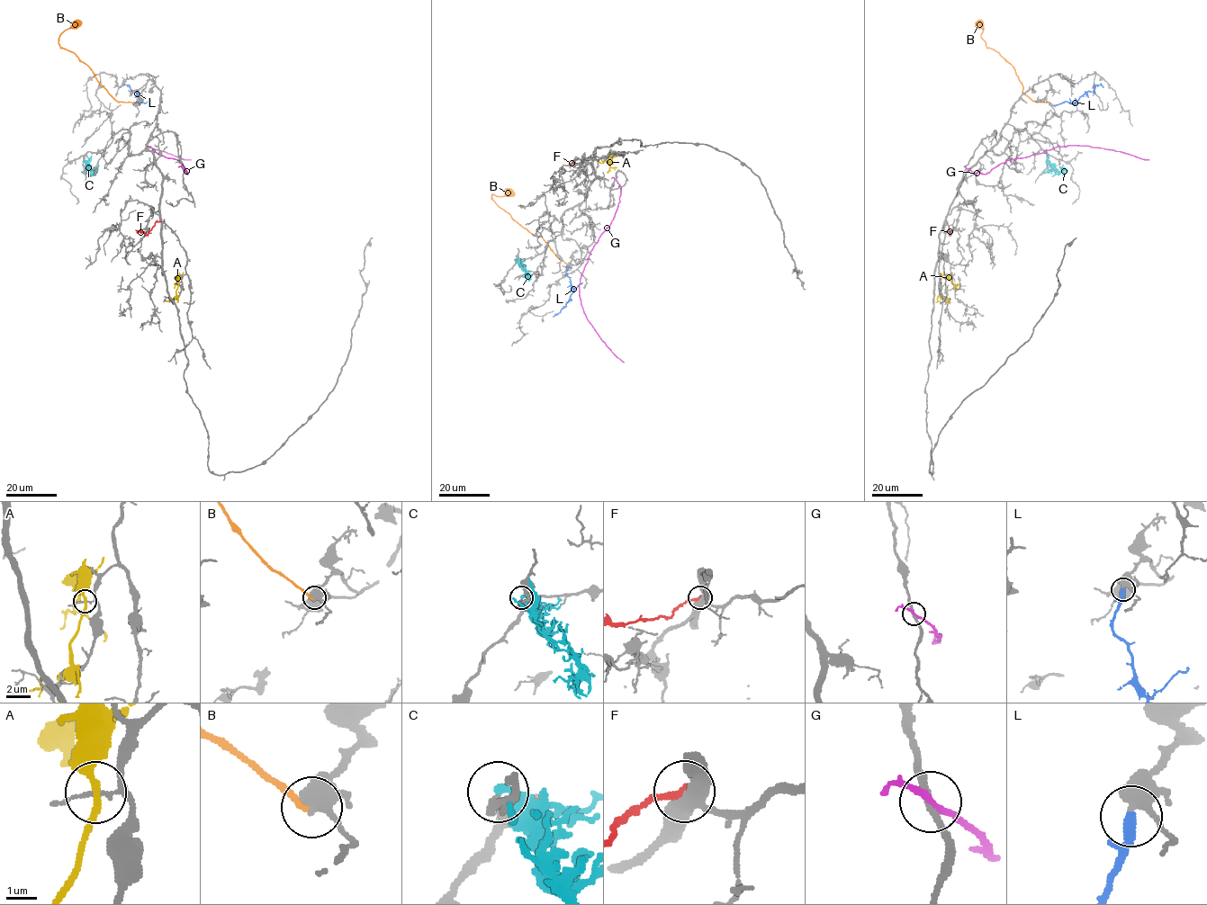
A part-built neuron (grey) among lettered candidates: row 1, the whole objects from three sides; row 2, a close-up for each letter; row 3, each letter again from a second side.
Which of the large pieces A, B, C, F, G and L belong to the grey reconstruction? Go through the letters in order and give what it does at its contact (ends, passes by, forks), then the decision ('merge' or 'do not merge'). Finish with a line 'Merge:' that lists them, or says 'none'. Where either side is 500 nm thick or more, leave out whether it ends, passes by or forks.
A: it passes by; do not merge
B: it ends there; do not merge
C: it ends there; do not merge
F: it ends there; do not merge
G: it passes by; do not merge
L: it passes by; merge
Merge: L

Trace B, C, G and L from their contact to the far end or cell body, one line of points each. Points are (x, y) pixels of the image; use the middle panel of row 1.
B: (568, 264), (540, 236), (534, 236), (523, 228), (491, 199), (492, 194), (512, 196), (515, 193)
C: (516, 259), (527, 275), (523, 277)
G: (616, 178), (621, 188), (619, 201), (611, 224), (590, 251), (580, 282), (580, 298), (588, 320), (624, 362)
L: (568, 265), (566, 274), (573, 292), (566, 305), (553, 316)

